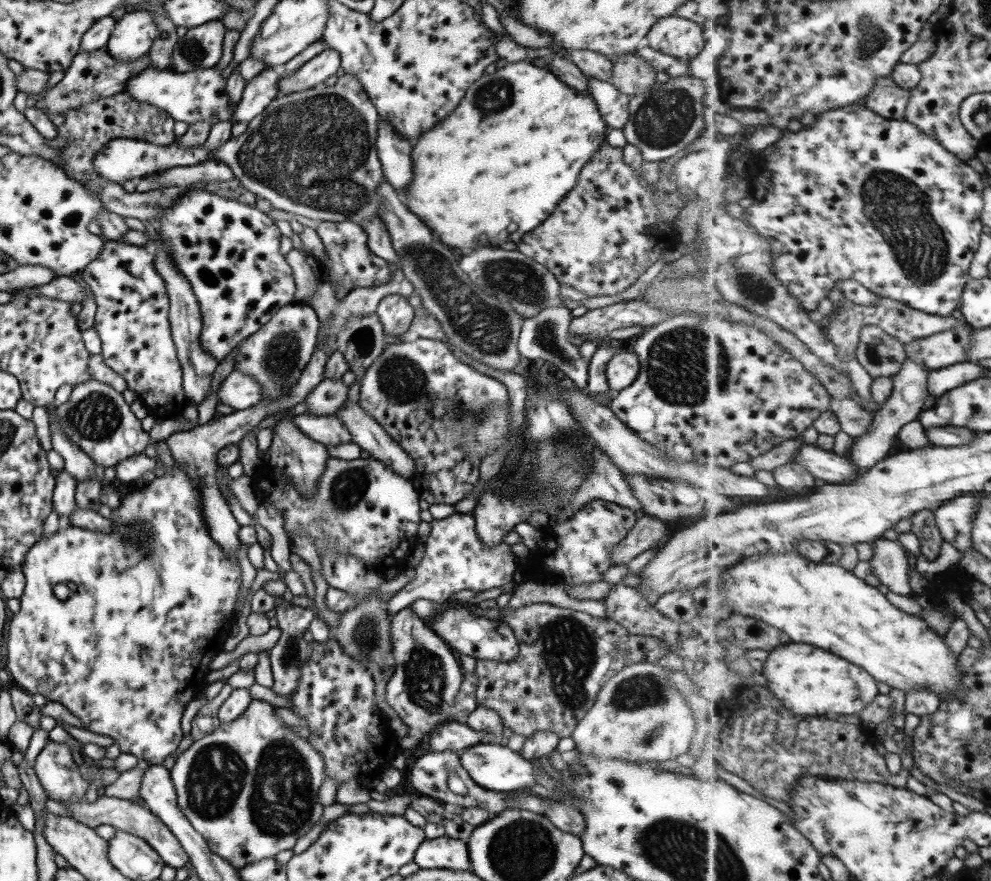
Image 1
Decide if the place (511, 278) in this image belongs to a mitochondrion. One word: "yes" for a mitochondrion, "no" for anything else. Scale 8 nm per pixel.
yes

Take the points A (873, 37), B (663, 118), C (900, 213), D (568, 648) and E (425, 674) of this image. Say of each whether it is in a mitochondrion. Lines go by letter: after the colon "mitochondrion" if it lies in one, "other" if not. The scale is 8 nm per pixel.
A: mitochondrion
B: mitochondrion
C: mitochondrion
D: mitochondrion
E: mitochondrion

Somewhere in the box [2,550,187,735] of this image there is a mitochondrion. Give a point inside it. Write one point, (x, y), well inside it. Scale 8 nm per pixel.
(70, 589)

